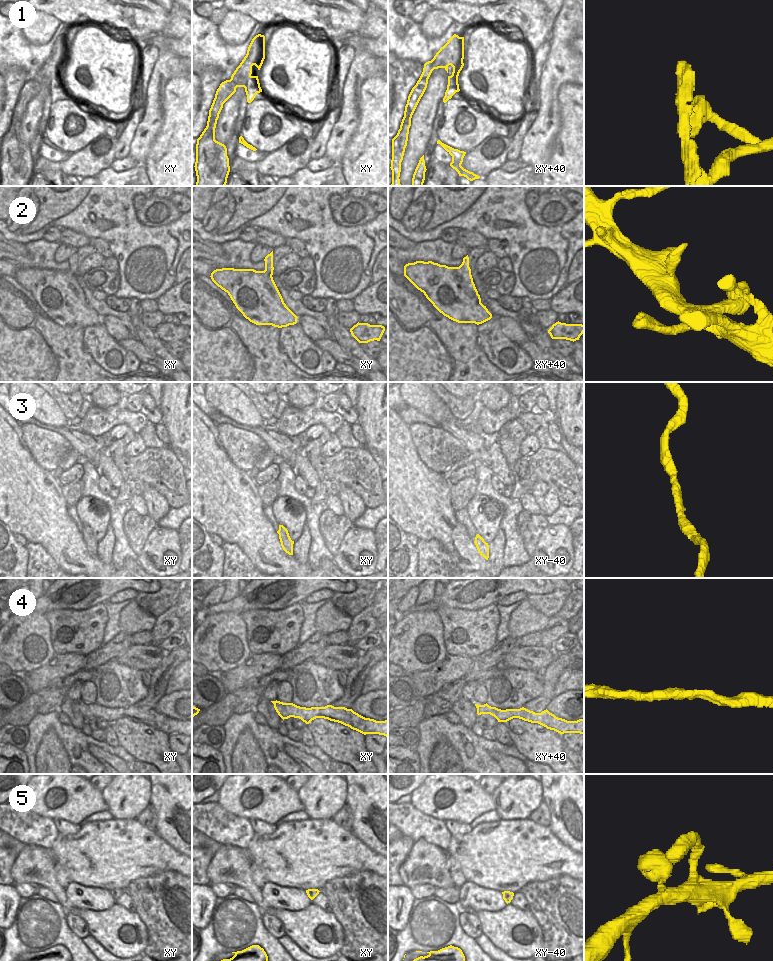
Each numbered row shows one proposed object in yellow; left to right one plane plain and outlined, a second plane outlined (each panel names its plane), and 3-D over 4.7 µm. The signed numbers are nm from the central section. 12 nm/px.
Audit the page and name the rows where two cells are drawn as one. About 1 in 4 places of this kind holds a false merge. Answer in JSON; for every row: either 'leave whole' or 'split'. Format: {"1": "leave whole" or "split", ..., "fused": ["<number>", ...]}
{"1": "leave whole", "2": "leave whole", "3": "leave whole", "4": "leave whole", "5": "leave whole", "fused": []}

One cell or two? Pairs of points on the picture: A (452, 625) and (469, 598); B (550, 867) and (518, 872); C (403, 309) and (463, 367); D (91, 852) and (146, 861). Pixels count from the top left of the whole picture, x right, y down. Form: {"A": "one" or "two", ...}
{"A": "two", "B": "one", "C": "one", "D": "one"}

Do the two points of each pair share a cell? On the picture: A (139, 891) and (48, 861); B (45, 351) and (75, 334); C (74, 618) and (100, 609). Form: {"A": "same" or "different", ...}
{"A": "different", "B": "same", "C": "same"}

